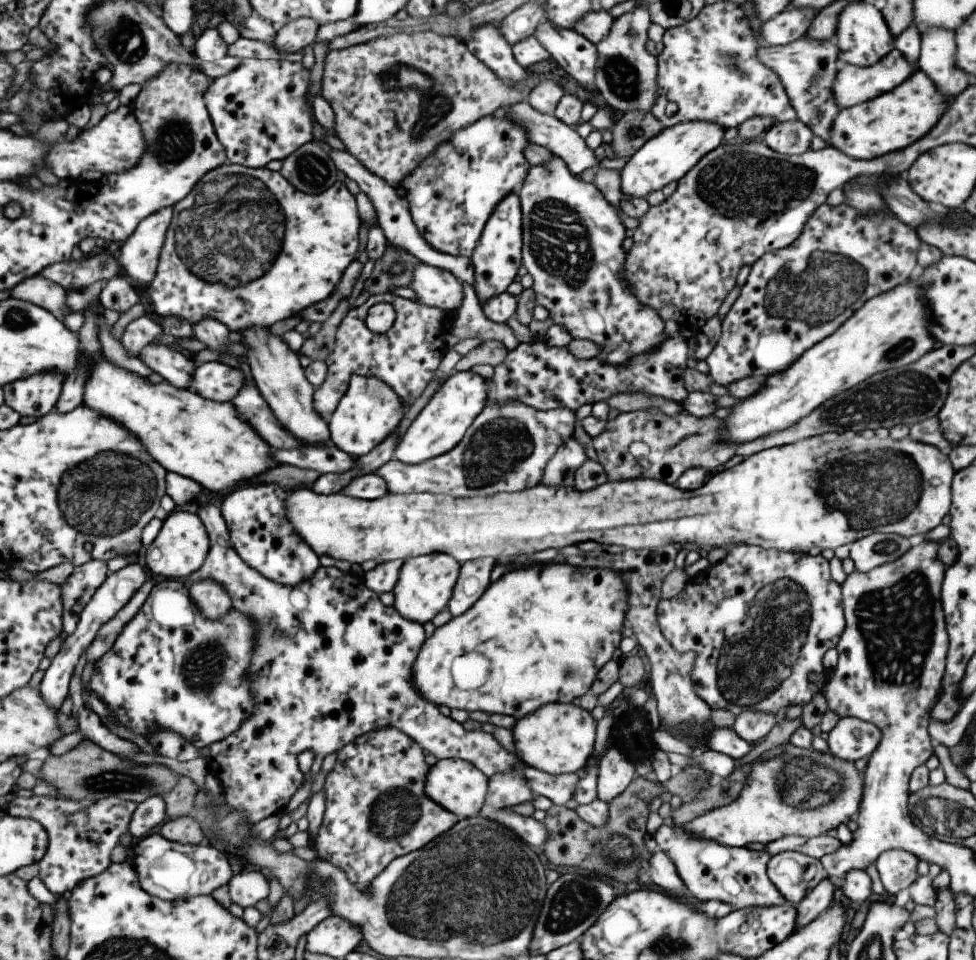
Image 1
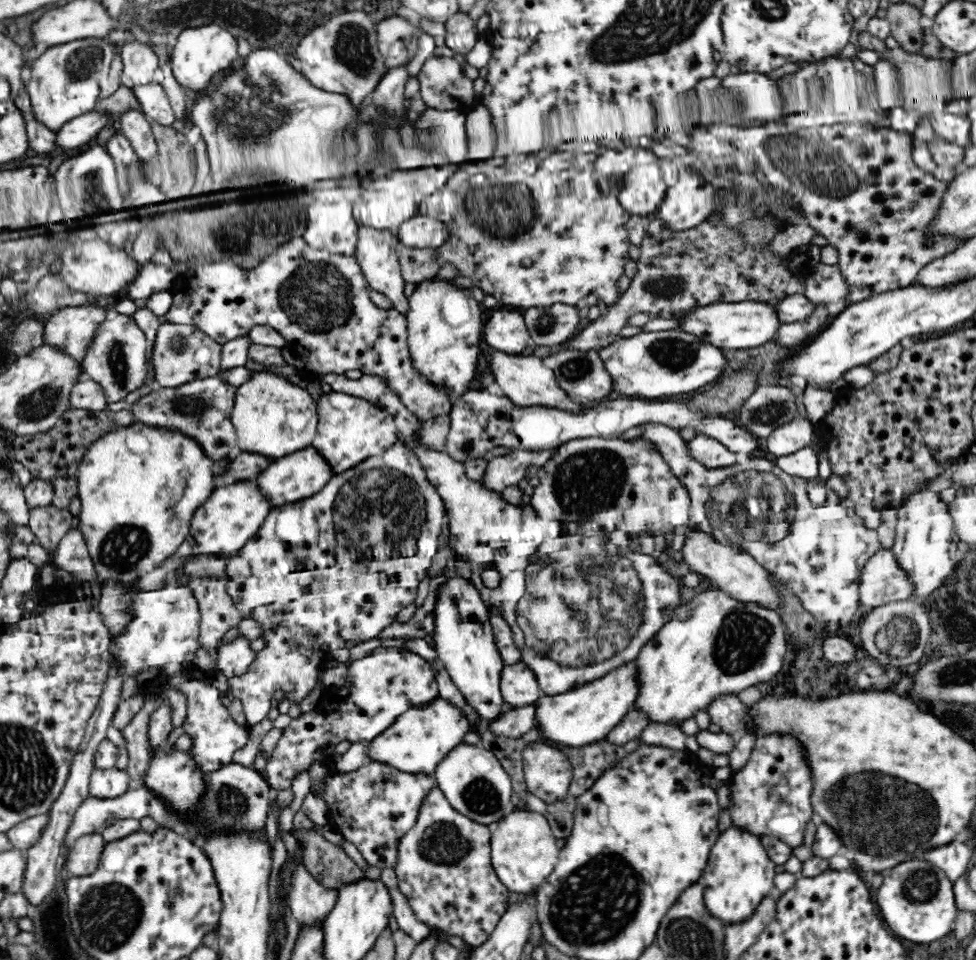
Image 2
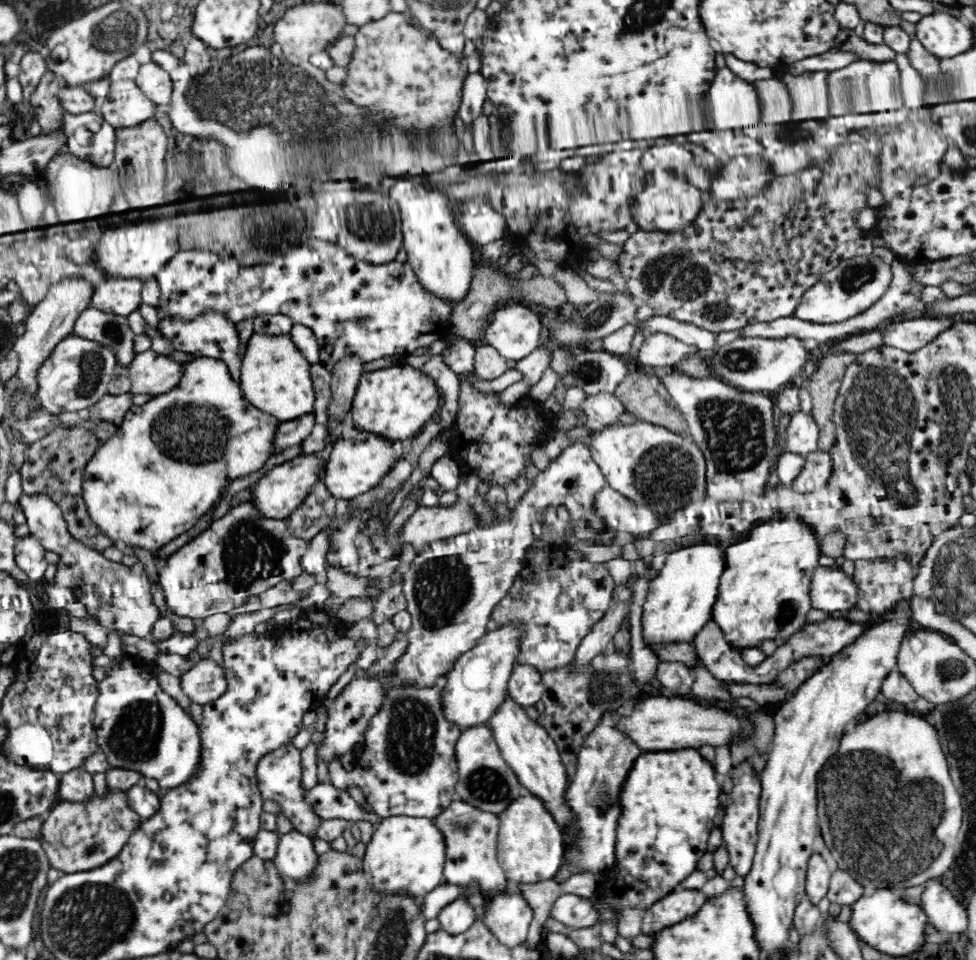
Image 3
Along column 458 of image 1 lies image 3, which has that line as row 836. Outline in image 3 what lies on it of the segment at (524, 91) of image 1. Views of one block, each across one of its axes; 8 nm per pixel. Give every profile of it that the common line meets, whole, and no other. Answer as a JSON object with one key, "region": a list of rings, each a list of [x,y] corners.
{"region":[[[116,789],[109,790],[103,799],[94,795],[84,803],[60,800],[45,817],[40,838],[42,847],[46,851],[51,868],[61,870],[65,874],[85,872],[102,864],[112,863],[144,820],[132,809],[128,809],[126,793]]]}

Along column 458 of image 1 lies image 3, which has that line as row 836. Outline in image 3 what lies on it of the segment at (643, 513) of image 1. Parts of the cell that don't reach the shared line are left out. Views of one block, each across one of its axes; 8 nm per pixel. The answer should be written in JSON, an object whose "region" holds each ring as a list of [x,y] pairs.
{"region":[[[524,793],[499,814],[497,859],[512,883],[552,879],[565,854],[564,833],[554,815],[536,795]]]}

